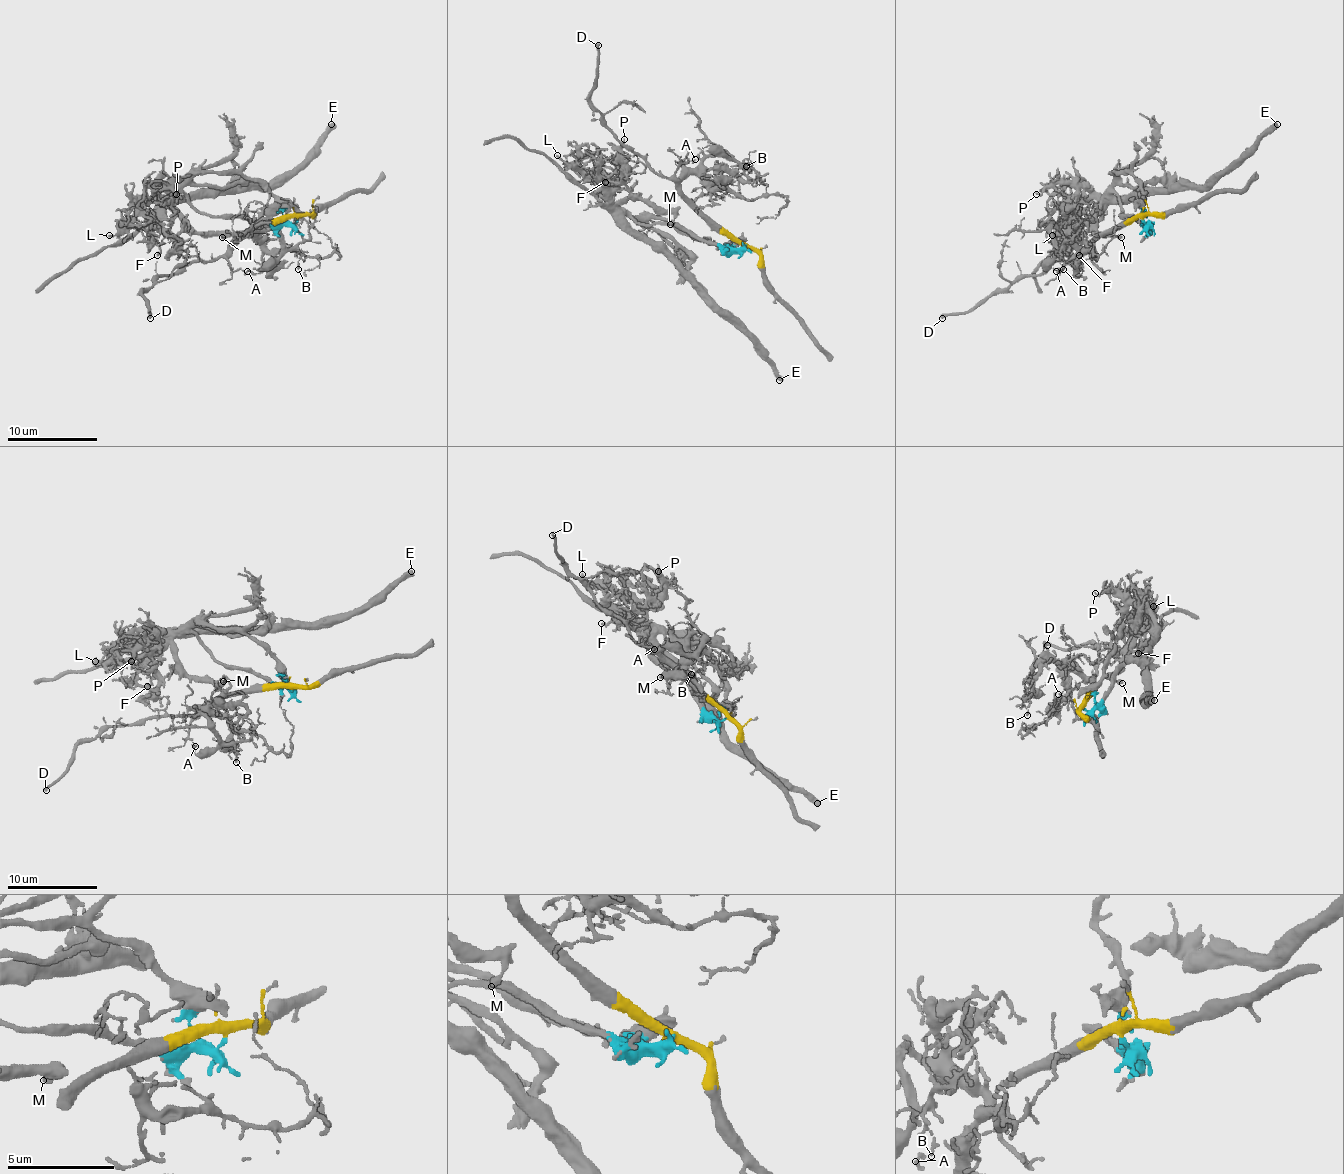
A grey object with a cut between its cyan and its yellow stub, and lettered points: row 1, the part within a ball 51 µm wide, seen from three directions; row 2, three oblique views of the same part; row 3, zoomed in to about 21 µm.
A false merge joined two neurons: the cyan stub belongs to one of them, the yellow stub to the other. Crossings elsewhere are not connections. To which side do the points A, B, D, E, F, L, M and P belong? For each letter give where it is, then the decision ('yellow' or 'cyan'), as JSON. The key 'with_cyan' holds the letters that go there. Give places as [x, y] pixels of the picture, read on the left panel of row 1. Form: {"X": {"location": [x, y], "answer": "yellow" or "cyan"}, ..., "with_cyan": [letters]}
{"A": {"location": [247, 271], "answer": "yellow"}, "B": {"location": [298, 269], "answer": "yellow"}, "D": {"location": [150, 318], "answer": "yellow"}, "E": {"location": [331, 124], "answer": "cyan"}, "F": {"location": [157, 255], "answer": "cyan"}, "L": {"location": [109, 235], "answer": "cyan"}, "M": {"location": [222, 237], "answer": "cyan"}, "P": {"location": [176, 194], "answer": "cyan"}, "with_cyan": ["E", "F", "L", "M", "P"]}

